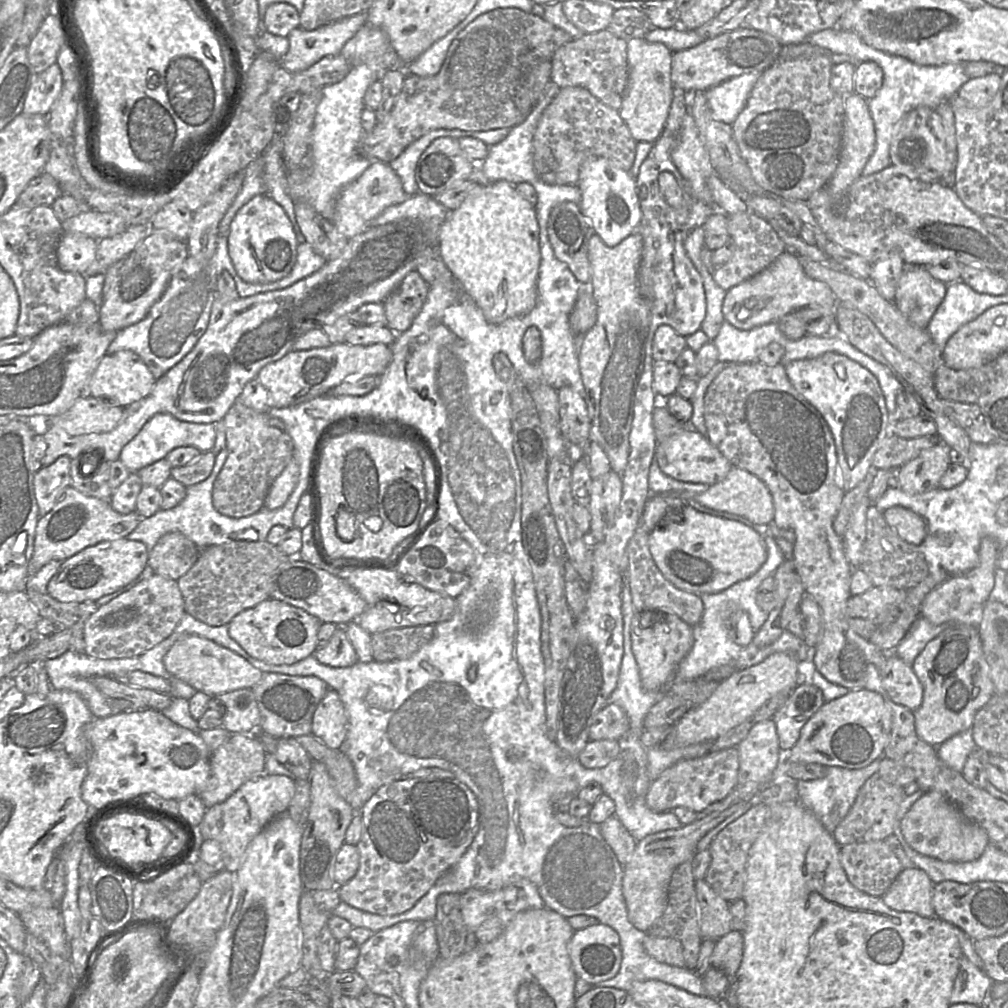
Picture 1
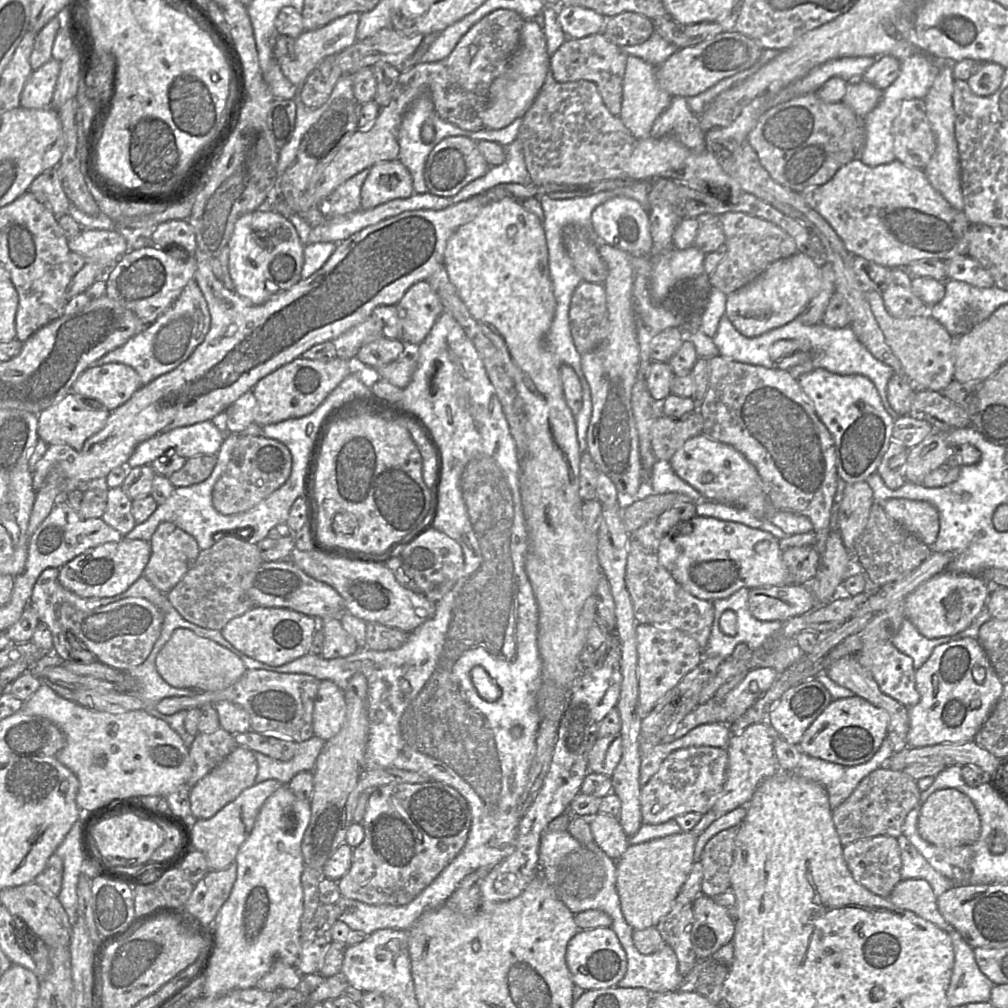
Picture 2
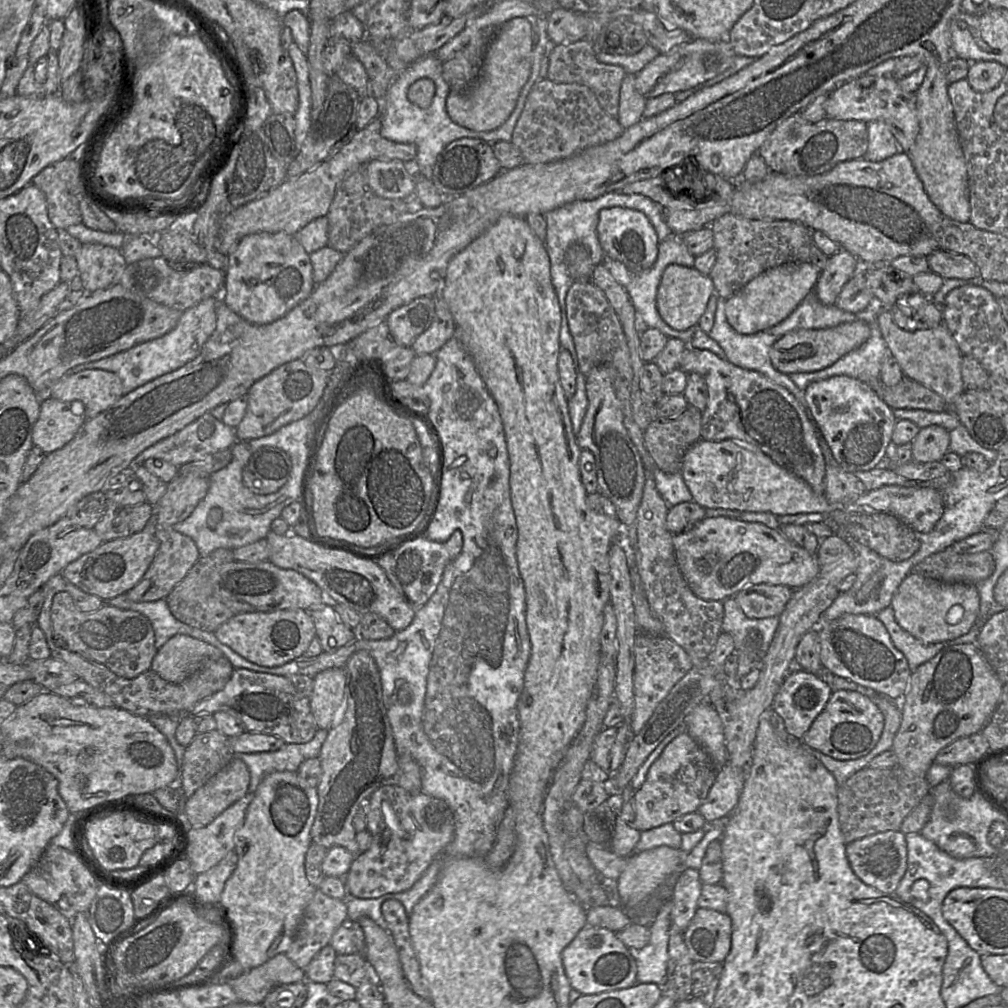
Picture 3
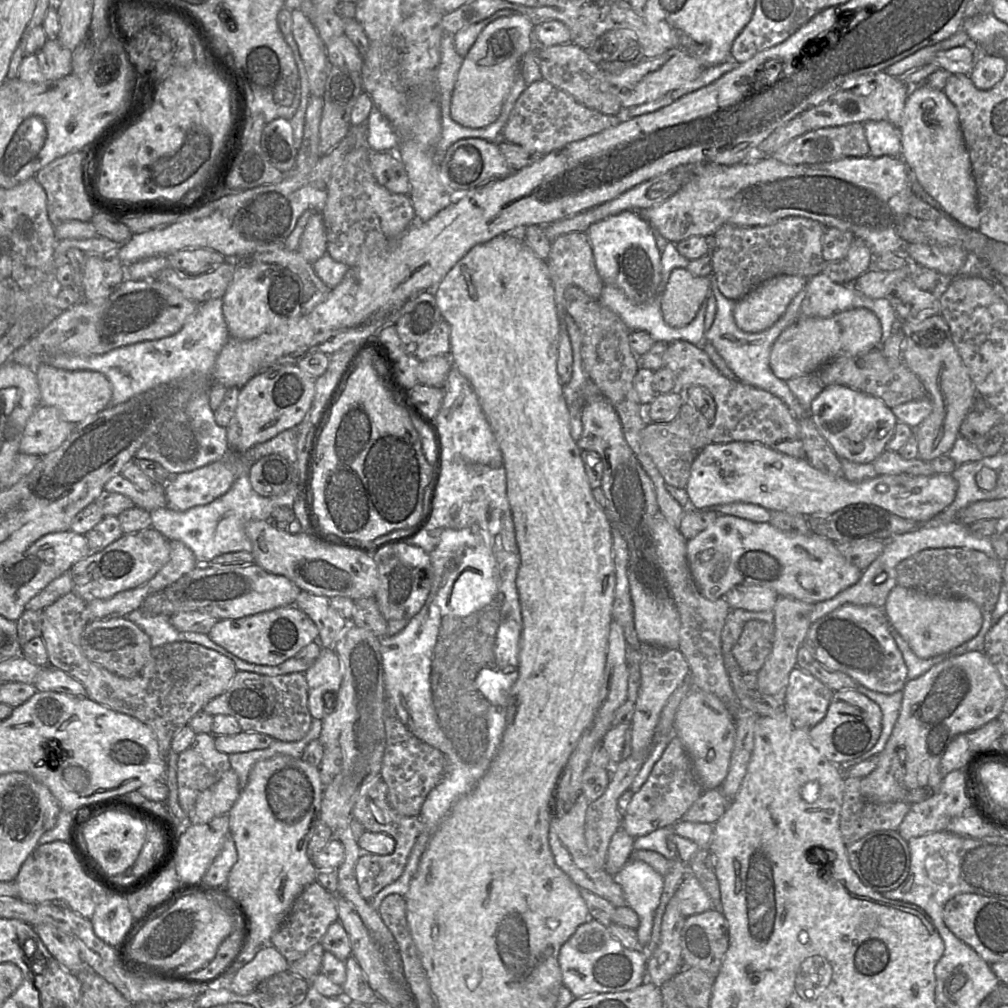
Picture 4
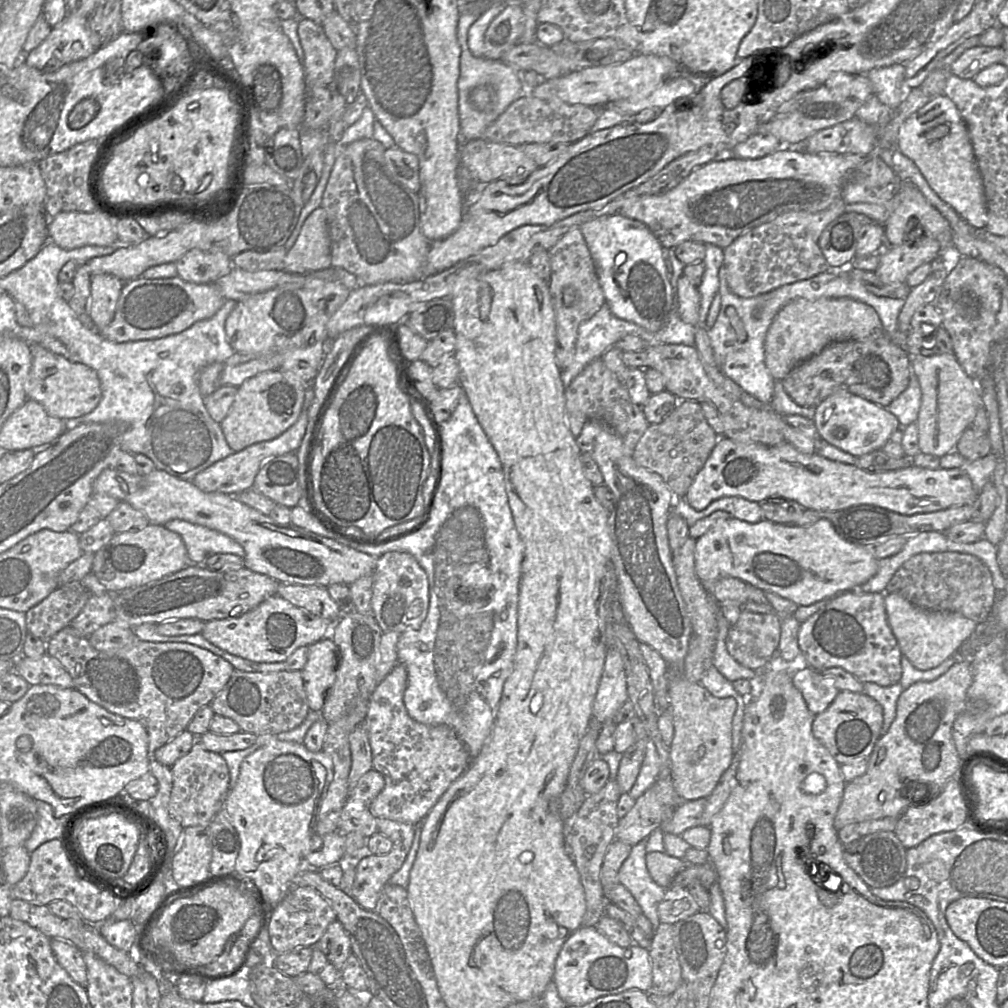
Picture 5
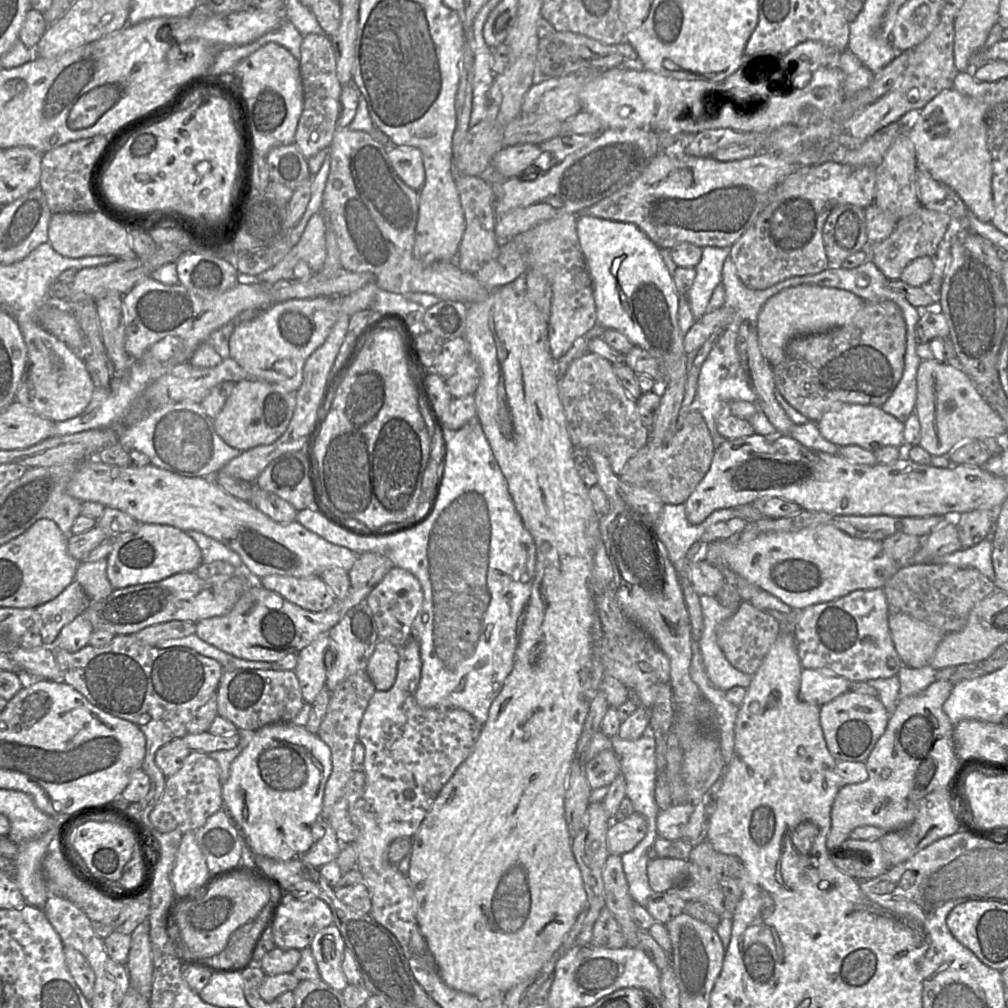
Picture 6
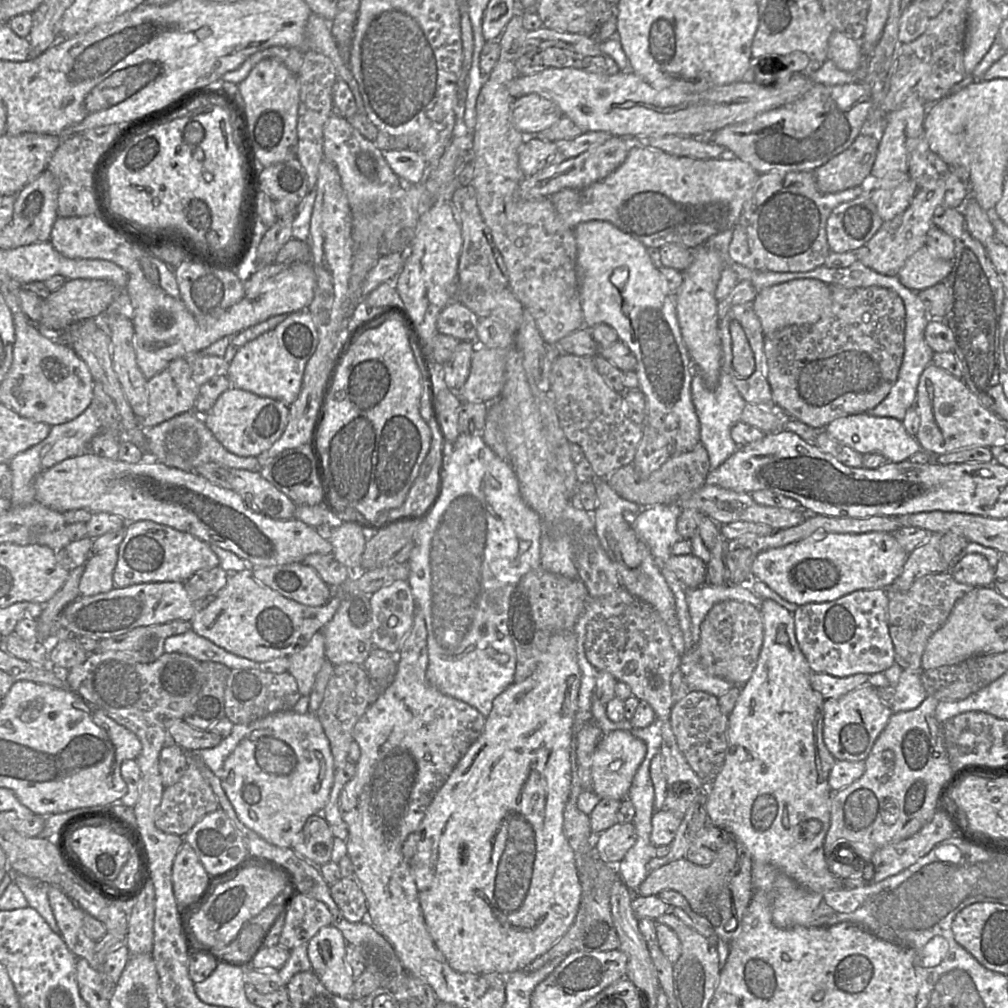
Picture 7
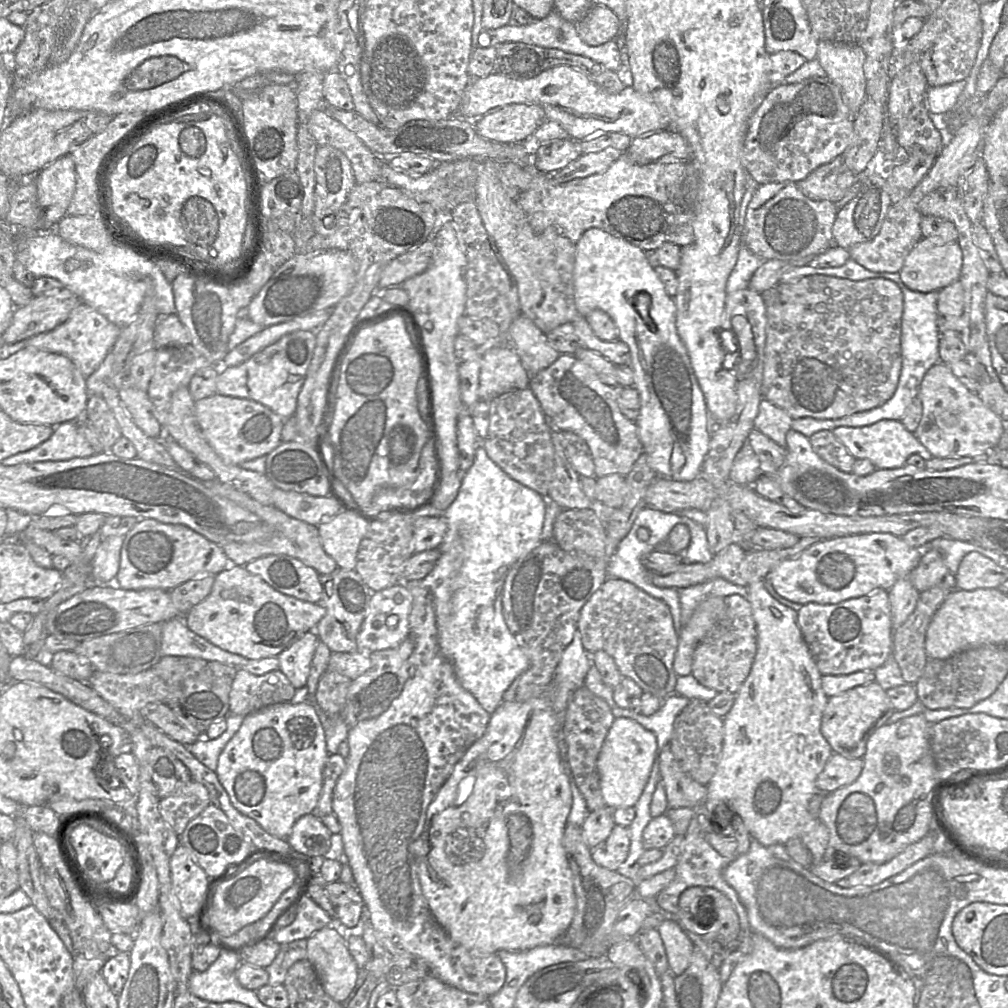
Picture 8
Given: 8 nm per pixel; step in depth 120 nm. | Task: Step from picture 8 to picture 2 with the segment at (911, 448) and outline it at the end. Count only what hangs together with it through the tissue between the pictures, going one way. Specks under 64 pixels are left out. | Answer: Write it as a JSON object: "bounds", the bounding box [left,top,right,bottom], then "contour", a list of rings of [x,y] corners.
{"bounds":[798,368,895,484],"contour":[[[823,368],[801,375],[798,383],[833,437],[838,476],[846,484],[866,481],[889,447],[895,419],[885,410],[874,384],[862,375],[839,375]]]}

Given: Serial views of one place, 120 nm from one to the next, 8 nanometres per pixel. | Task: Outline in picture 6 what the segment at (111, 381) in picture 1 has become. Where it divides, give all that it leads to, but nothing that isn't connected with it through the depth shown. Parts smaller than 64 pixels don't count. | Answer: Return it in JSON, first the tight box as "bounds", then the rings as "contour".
{"bounds":[14,314,95,422],"contour":[[[18,314],[14,319],[27,347],[26,364],[15,401],[53,422],[62,422],[80,415],[89,405],[95,389],[84,362],[32,316]]]}

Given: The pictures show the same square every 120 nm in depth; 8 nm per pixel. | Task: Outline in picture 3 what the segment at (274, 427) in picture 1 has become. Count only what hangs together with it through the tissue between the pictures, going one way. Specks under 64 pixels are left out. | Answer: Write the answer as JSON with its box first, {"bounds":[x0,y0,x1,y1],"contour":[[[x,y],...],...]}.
{"bounds":[242,446,292,494],"contour":[[[264,446],[251,453],[243,469],[242,480],[255,494],[272,494],[288,481],[291,471],[292,463],[285,451],[273,446]]]}

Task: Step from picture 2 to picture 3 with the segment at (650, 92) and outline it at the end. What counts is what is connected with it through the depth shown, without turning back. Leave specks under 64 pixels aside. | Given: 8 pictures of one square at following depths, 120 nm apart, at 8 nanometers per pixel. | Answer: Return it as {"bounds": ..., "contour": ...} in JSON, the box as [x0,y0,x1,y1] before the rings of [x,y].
{"bounds":[618,74,647,129],"contour":[[[627,74],[620,89],[618,121],[626,129],[643,119],[647,98],[635,86],[636,75]]]}

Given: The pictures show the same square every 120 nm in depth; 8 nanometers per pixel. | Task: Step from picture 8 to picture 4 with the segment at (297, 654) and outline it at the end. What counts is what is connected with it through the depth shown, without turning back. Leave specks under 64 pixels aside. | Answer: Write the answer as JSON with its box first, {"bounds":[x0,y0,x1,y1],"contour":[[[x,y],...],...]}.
{"bounds":[304,648,342,720],"contour":[[[322,648],[321,653],[314,661],[313,665],[304,674],[308,684],[308,710],[313,719],[322,720],[327,713],[325,702],[329,703],[335,701],[331,710],[336,705],[337,701],[334,699],[336,699],[335,694],[337,694],[342,682],[342,663],[334,649]]]}

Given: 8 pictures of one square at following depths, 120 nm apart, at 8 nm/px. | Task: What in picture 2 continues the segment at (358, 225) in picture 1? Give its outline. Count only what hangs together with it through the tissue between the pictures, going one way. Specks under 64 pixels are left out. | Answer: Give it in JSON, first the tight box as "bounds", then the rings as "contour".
{"bounds":[360,161,414,210],"contour":[[[381,161],[370,169],[361,188],[360,209],[369,210],[414,193],[409,170],[399,161]]]}

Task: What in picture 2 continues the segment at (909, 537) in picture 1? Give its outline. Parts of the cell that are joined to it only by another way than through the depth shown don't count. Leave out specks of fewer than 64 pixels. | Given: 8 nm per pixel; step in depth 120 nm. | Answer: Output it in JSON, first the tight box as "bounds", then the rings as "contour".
{"bounds":[879,498,939,546],"contour":[[[891,498],[879,504],[890,518],[923,543],[928,546],[935,543],[939,532],[939,514],[935,506],[906,498]]]}

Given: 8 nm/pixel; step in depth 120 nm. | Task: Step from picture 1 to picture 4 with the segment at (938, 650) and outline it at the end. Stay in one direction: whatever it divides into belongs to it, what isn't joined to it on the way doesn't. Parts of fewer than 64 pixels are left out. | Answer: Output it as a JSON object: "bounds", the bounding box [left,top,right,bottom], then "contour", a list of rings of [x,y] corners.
{"bounds":[861,651,1007,804],"contour":[[[969,651],[947,658],[923,675],[907,680],[902,692],[898,719],[885,748],[878,754],[877,766],[869,775],[861,778],[861,795],[873,803],[901,801],[914,804],[927,799],[938,789],[944,777],[940,773],[939,765],[950,742],[956,736],[967,734],[996,719],[1004,704],[1007,688],[984,651]]]}

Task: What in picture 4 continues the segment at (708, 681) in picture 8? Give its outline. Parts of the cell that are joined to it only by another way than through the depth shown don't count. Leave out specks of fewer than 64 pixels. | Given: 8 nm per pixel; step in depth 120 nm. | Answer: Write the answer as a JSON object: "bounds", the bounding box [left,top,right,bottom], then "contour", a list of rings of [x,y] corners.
{"bounds":[732,620,774,673],"contour":[[[749,620],[744,623],[742,633],[732,648],[732,655],[740,670],[757,673],[772,650],[774,624]]]}

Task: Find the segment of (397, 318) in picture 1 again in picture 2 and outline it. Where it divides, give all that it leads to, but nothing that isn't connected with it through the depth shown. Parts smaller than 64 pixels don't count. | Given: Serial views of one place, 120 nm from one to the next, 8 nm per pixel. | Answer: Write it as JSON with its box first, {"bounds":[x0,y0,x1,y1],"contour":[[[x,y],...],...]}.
{"bounds":[396,280,444,345],"contour":[[[426,280],[413,284],[396,306],[402,325],[400,340],[412,345],[423,342],[444,311],[442,302]]]}

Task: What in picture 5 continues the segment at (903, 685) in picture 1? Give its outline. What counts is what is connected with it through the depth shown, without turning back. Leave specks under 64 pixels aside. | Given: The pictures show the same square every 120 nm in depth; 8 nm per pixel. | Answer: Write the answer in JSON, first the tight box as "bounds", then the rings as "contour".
{"bounds":[799,590,902,687],"contour":[[[849,590],[831,598],[819,611],[800,624],[799,646],[802,664],[816,671],[839,667],[862,684],[872,682],[882,687],[898,683],[902,676],[902,654],[887,620],[884,593]]]}

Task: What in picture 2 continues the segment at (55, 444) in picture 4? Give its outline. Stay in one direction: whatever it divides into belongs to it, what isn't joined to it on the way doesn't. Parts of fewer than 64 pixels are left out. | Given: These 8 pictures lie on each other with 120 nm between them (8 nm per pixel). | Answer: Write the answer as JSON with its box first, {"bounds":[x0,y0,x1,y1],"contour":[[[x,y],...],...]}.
{"bounds":[38,392,110,450],"contour":[[[70,392],[38,414],[38,437],[47,445],[65,444],[81,450],[87,438],[106,424],[110,411],[88,409],[85,398]]]}

